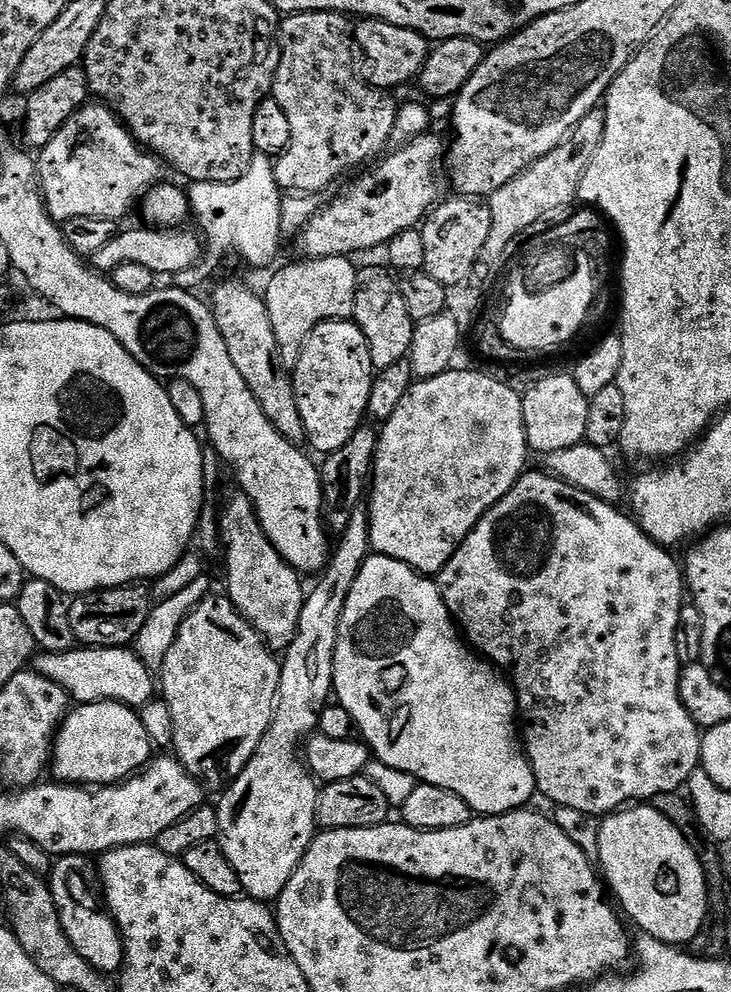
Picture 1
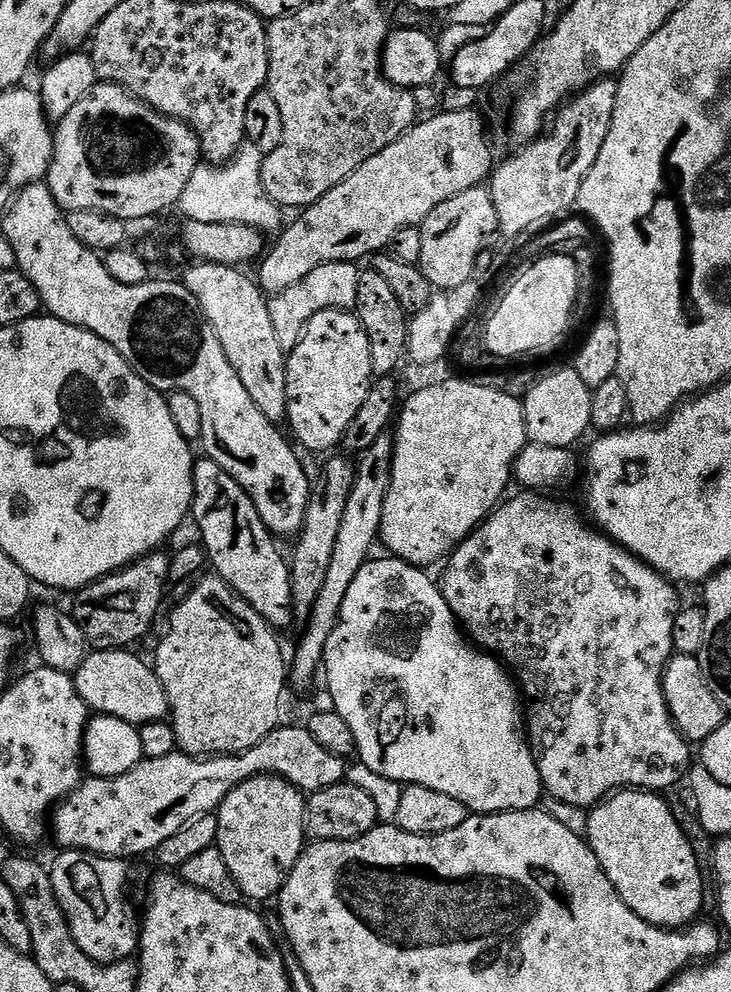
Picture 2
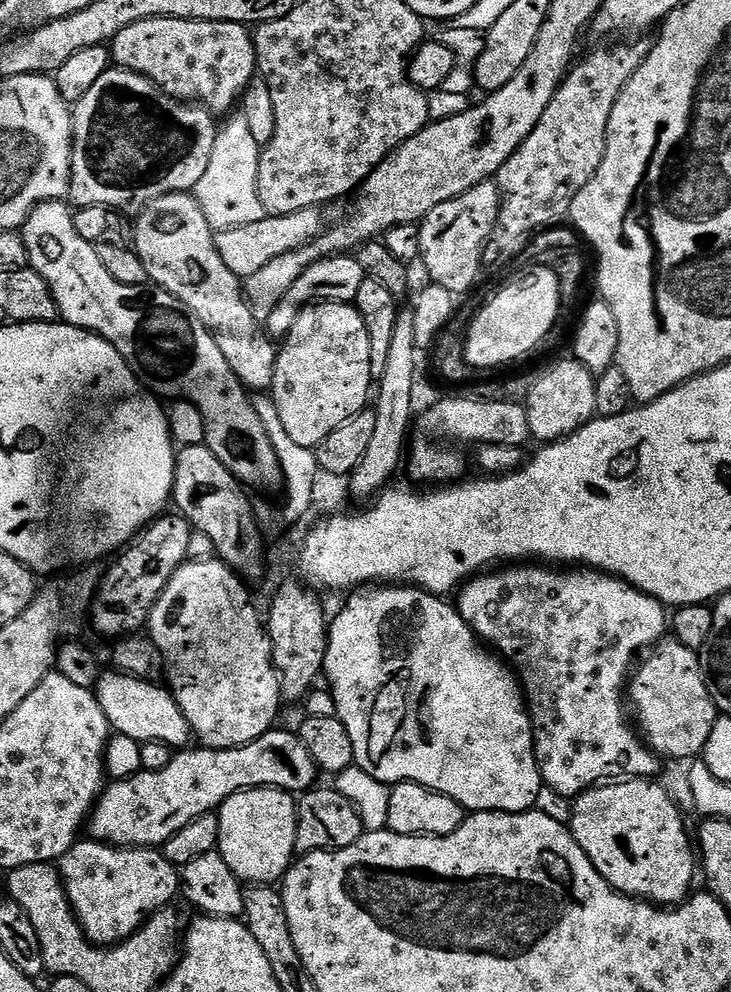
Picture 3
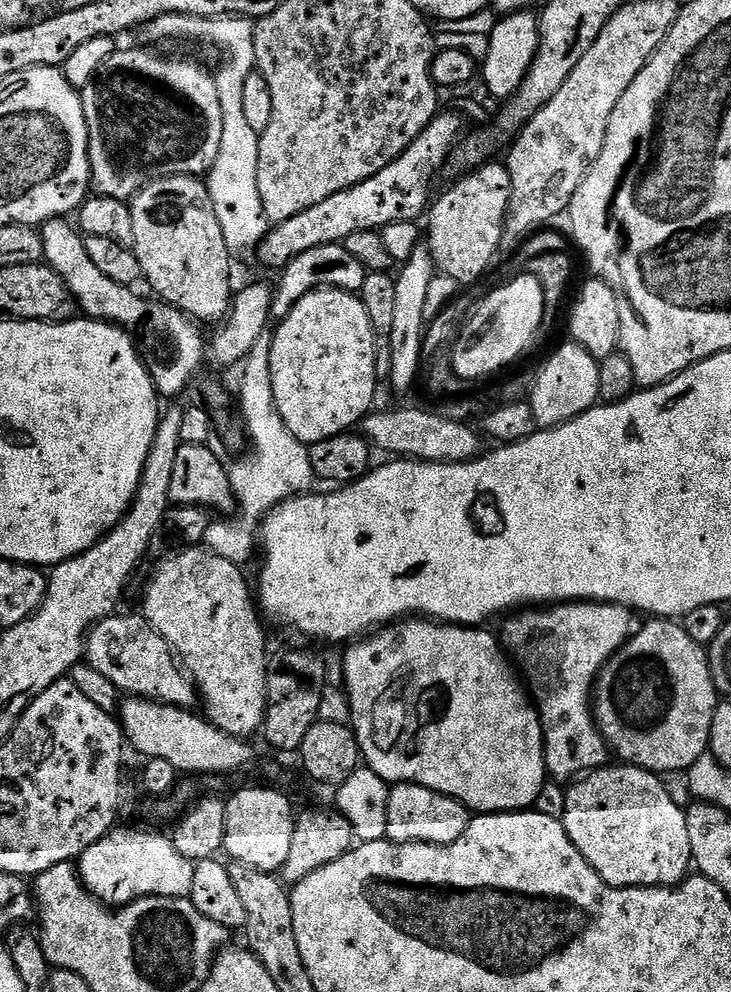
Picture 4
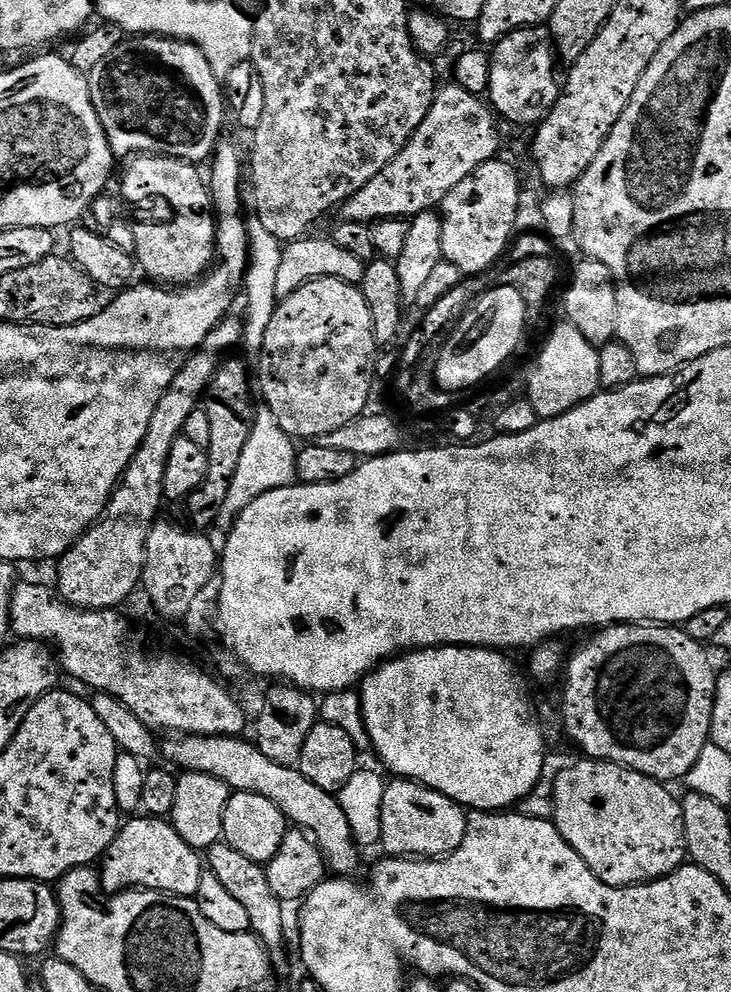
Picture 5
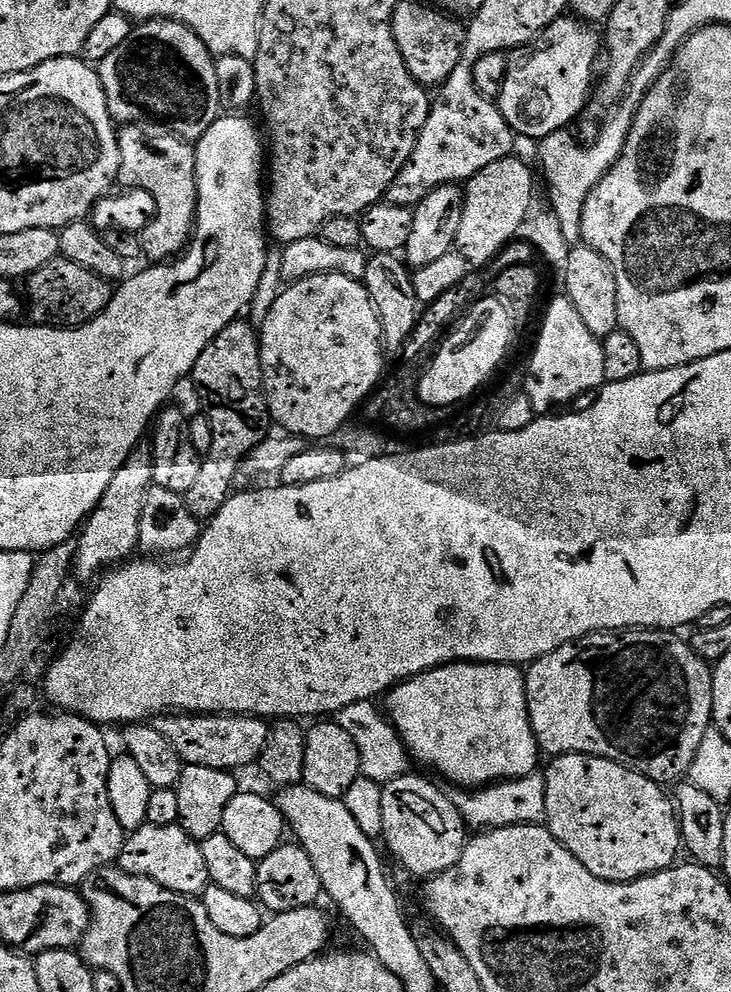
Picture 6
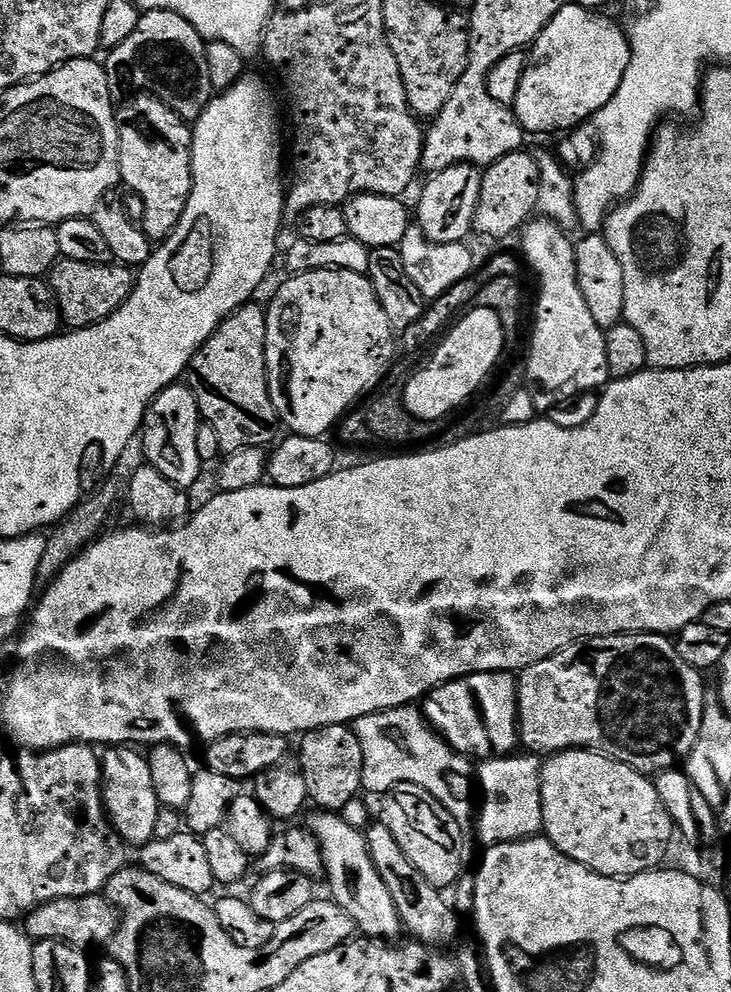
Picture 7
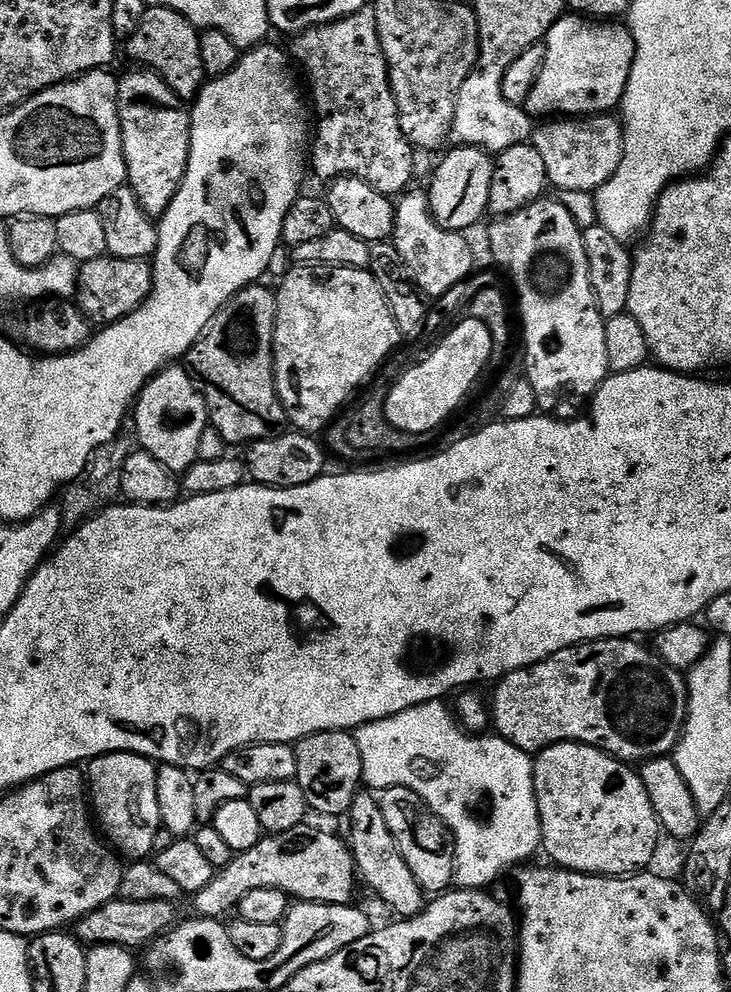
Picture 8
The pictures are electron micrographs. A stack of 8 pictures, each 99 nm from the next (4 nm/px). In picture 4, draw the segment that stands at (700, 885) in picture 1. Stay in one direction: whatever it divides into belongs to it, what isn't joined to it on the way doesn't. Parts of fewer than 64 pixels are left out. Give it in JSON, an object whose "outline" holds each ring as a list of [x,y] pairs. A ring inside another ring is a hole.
{"outline":[[[605,766],[577,779],[567,789],[564,829],[590,866],[612,888],[666,888],[679,885],[693,867],[686,812],[664,789],[659,775],[635,766]]]}

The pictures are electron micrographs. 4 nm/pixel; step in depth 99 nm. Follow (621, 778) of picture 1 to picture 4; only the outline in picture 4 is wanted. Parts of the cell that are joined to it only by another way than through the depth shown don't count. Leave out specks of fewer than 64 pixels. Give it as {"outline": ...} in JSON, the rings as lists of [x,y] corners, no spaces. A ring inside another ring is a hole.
{"outline":[[[569,602],[520,610],[505,619],[509,620],[505,622],[504,633],[499,633],[498,639],[505,653],[510,654],[519,675],[526,681],[527,691],[535,701],[536,711],[540,713],[540,725],[544,735],[544,766],[553,781],[572,782],[581,774],[595,772],[609,763],[610,749],[604,742],[604,735],[596,726],[594,715],[596,677],[604,668],[605,662],[636,631],[638,620],[635,618],[637,619],[633,609],[622,604]]]}

